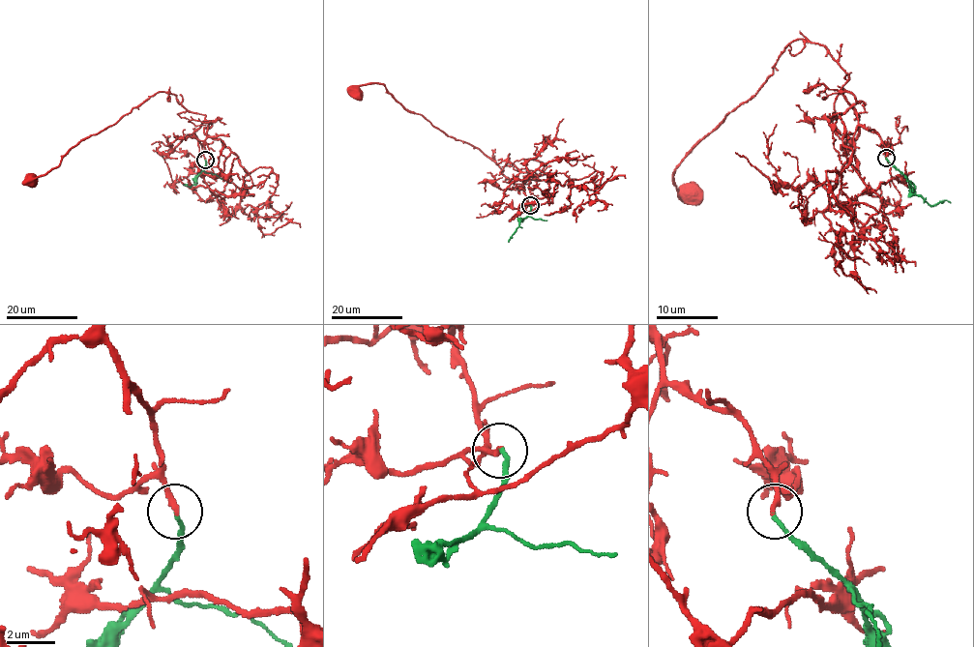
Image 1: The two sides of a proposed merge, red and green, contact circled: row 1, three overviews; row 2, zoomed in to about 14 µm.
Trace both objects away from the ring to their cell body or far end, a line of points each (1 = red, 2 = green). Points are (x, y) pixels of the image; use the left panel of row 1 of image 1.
1: (205, 160), (195, 134), (205, 116), (158, 92), (31, 181)
2: (205, 160), (206, 165), (194, 183), (191, 187), (184, 185)

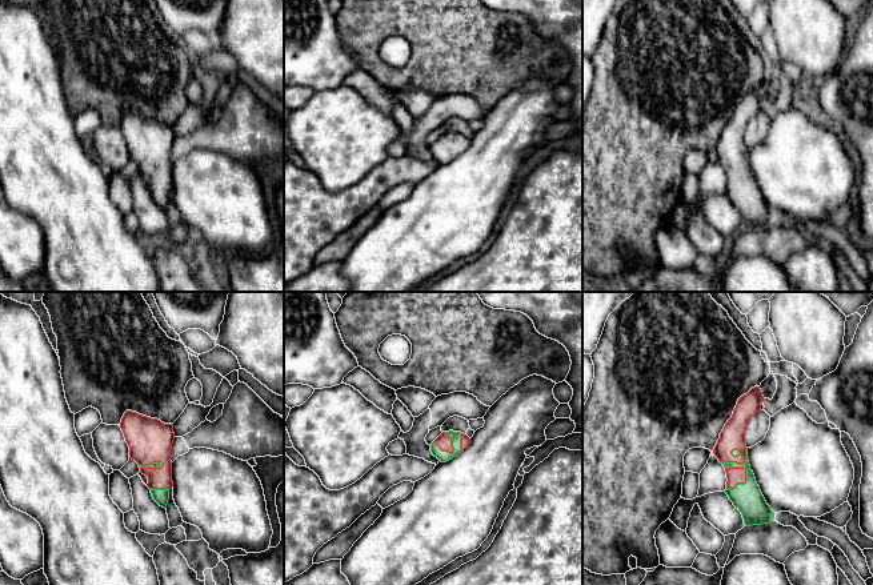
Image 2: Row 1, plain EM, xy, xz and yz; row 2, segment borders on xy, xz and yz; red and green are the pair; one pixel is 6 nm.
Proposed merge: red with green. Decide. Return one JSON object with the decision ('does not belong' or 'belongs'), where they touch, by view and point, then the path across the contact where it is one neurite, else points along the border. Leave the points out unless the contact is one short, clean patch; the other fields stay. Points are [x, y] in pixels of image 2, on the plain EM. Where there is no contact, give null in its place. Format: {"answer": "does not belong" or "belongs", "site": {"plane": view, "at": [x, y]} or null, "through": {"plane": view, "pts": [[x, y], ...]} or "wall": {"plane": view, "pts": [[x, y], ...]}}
{"answer": "belongs", "site": {"plane": "yz", "at": [743, 184]}, "through": {"plane": "yz", "pts": [[735, 177], [743, 184], [743, 192], [748, 199]]}}

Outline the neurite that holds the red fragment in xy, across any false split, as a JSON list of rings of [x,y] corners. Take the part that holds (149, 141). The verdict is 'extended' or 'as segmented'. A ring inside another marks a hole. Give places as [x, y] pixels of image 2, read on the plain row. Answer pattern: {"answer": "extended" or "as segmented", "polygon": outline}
{"answer": "extended", "polygon": [[[127,112],[120,129],[129,148],[129,160],[139,165],[139,175],[148,179],[147,188],[153,201],[165,209],[169,191],[173,188],[171,163],[173,125],[164,125],[157,120]]]}

